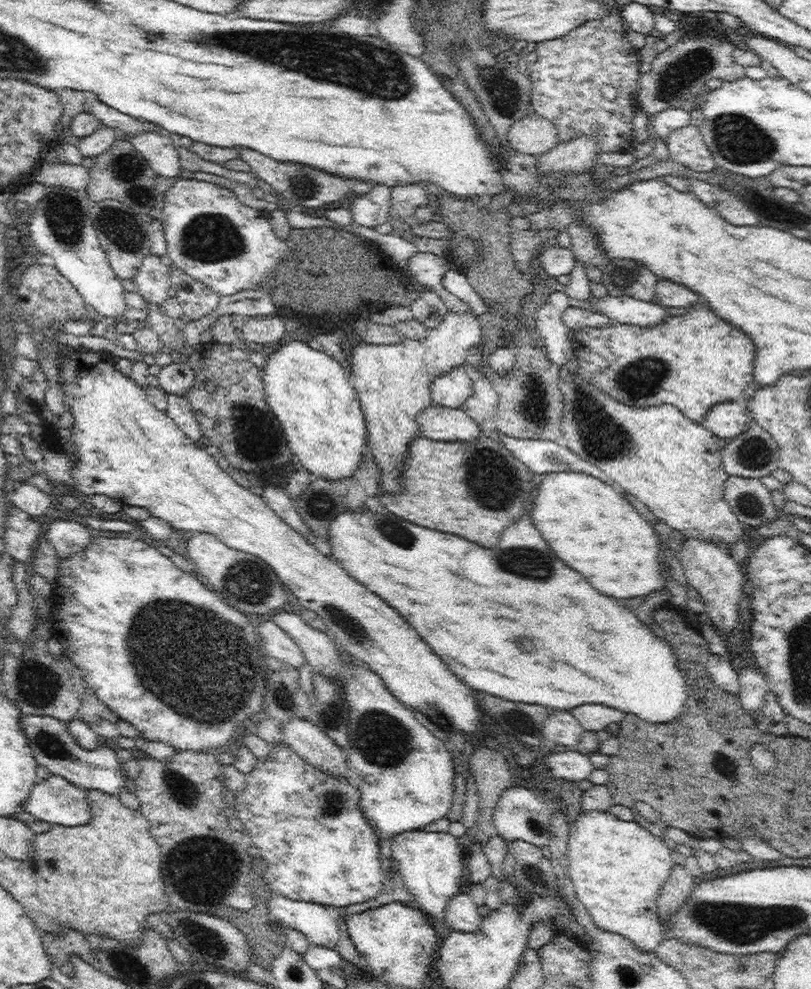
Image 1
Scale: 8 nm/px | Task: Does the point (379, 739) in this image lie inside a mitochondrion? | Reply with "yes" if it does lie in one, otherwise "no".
yes

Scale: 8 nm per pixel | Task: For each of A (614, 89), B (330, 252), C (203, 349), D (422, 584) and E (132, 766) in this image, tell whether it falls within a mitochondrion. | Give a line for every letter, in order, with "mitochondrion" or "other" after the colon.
A: other
B: mitochondrion
C: other
D: other
E: other

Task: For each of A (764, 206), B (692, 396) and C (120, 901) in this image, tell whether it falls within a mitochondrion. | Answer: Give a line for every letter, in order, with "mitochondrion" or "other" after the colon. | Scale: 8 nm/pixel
A: other
B: other
C: other

